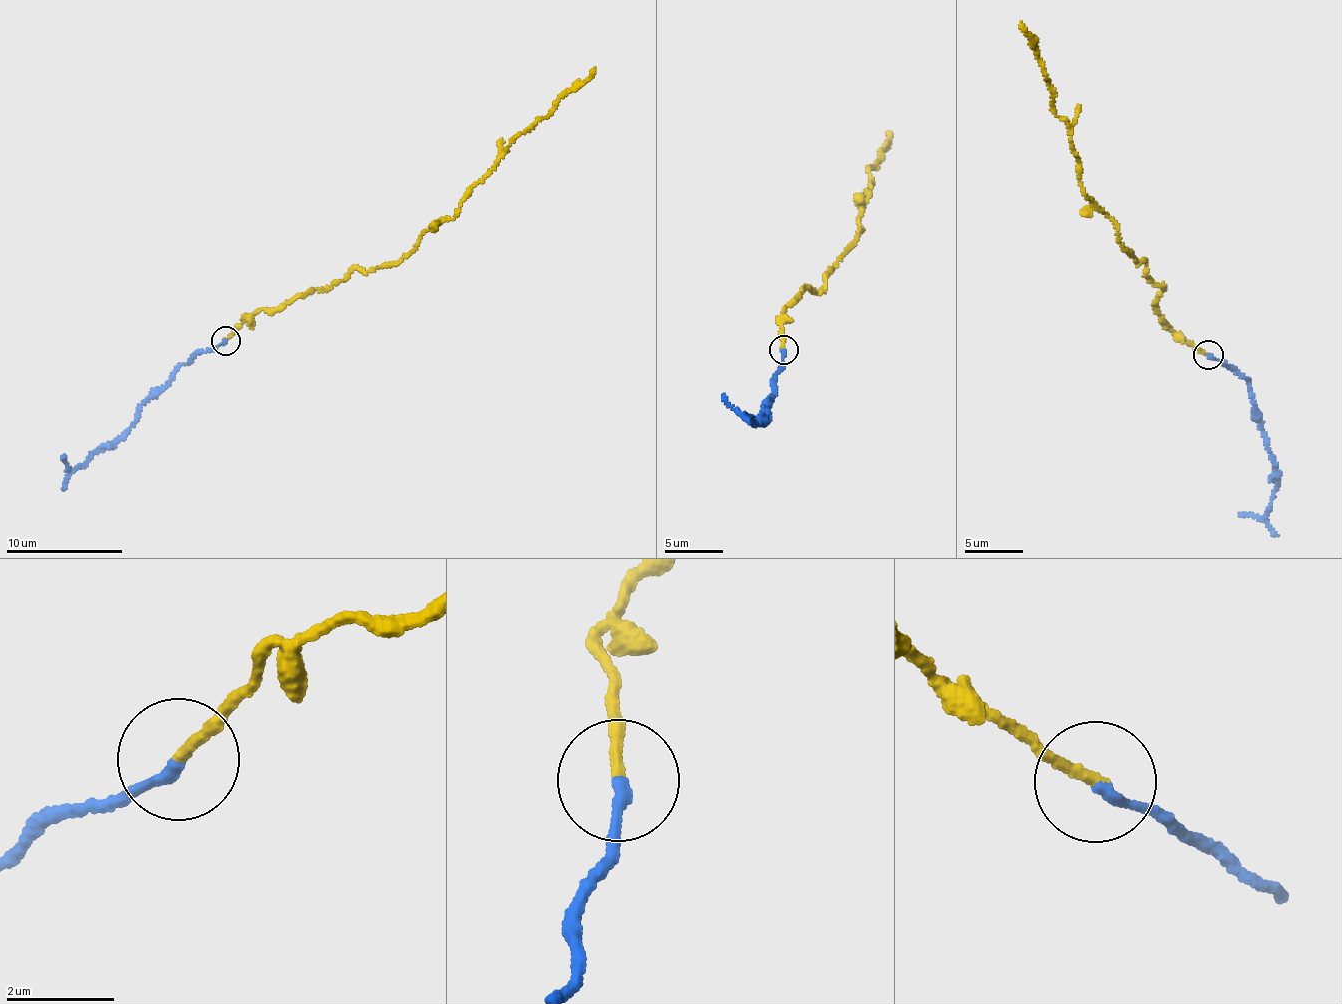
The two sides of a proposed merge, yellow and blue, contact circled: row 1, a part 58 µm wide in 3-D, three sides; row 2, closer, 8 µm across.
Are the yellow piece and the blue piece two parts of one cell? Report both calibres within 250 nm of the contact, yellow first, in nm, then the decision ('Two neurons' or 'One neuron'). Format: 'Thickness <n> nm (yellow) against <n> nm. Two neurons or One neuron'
Thickness 200 nm (yellow) against 190 nm. One neuron

